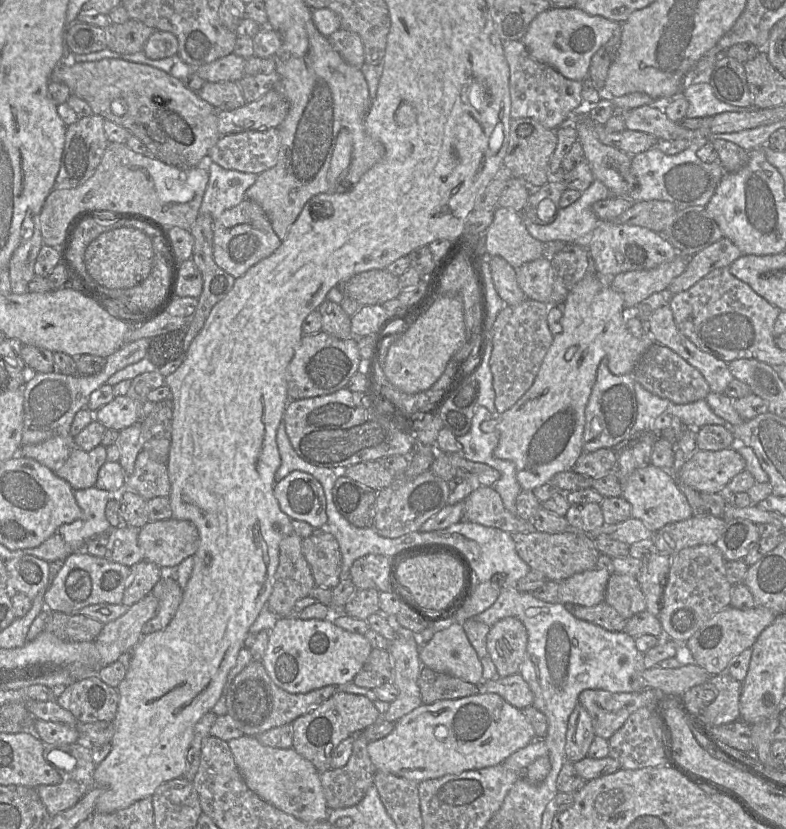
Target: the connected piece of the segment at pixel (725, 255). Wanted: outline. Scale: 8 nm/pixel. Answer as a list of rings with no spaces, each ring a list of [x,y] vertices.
[[[722,237],[692,256],[685,270],[662,292],[666,292],[669,299],[688,290],[711,271],[729,267],[741,255],[742,252],[731,240]]]

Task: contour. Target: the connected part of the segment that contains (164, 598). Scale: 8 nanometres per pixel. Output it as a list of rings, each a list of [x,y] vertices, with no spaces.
[[[164,574],[151,593],[158,600],[158,609],[154,617],[143,626],[143,635],[163,630],[169,625],[182,602],[184,590],[179,586],[174,575]]]

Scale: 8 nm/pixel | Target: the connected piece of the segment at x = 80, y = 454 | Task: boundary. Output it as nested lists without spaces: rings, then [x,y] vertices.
[[[103,445],[88,452],[75,447],[67,460],[54,472],[74,490],[87,489],[95,486],[99,469],[105,462],[106,448]]]

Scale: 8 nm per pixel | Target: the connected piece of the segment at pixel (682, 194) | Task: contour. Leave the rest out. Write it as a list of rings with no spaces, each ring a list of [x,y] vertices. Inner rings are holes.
[[[690,140],[689,146],[675,155],[666,154],[662,146],[664,142],[644,152],[631,156],[631,171],[636,185],[628,198],[632,202],[646,200],[663,200],[671,202],[677,209],[692,206],[706,207],[719,185],[725,171],[719,161],[705,163],[697,157],[697,150],[703,144],[710,143],[704,140]]]

